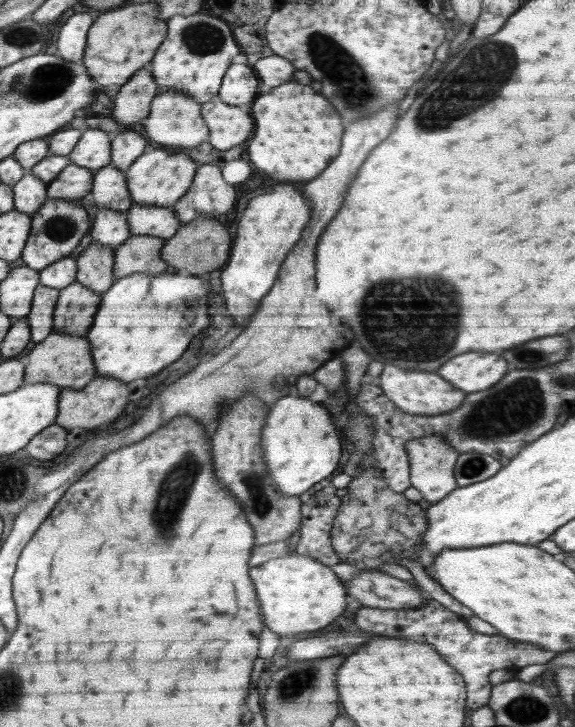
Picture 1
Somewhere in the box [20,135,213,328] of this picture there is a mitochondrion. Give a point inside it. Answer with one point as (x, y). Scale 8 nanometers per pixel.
(58, 226)

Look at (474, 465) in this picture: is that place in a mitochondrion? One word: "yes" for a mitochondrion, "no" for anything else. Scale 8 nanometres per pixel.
yes

